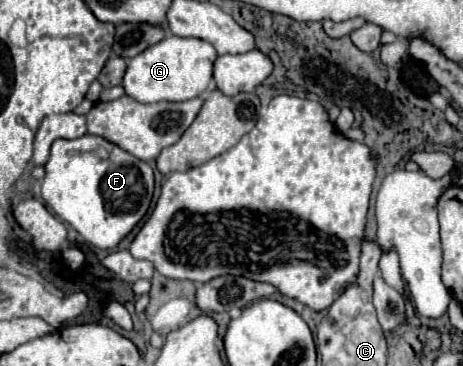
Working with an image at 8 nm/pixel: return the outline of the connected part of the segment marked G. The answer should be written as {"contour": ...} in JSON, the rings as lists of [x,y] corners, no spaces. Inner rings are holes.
{"contour":[[[167,35],[157,45],[141,51],[127,63],[127,71],[121,87],[125,93],[139,103],[157,101],[187,101],[201,95],[213,79],[213,61],[217,51],[211,43],[203,39],[185,39],[177,35]]]}

